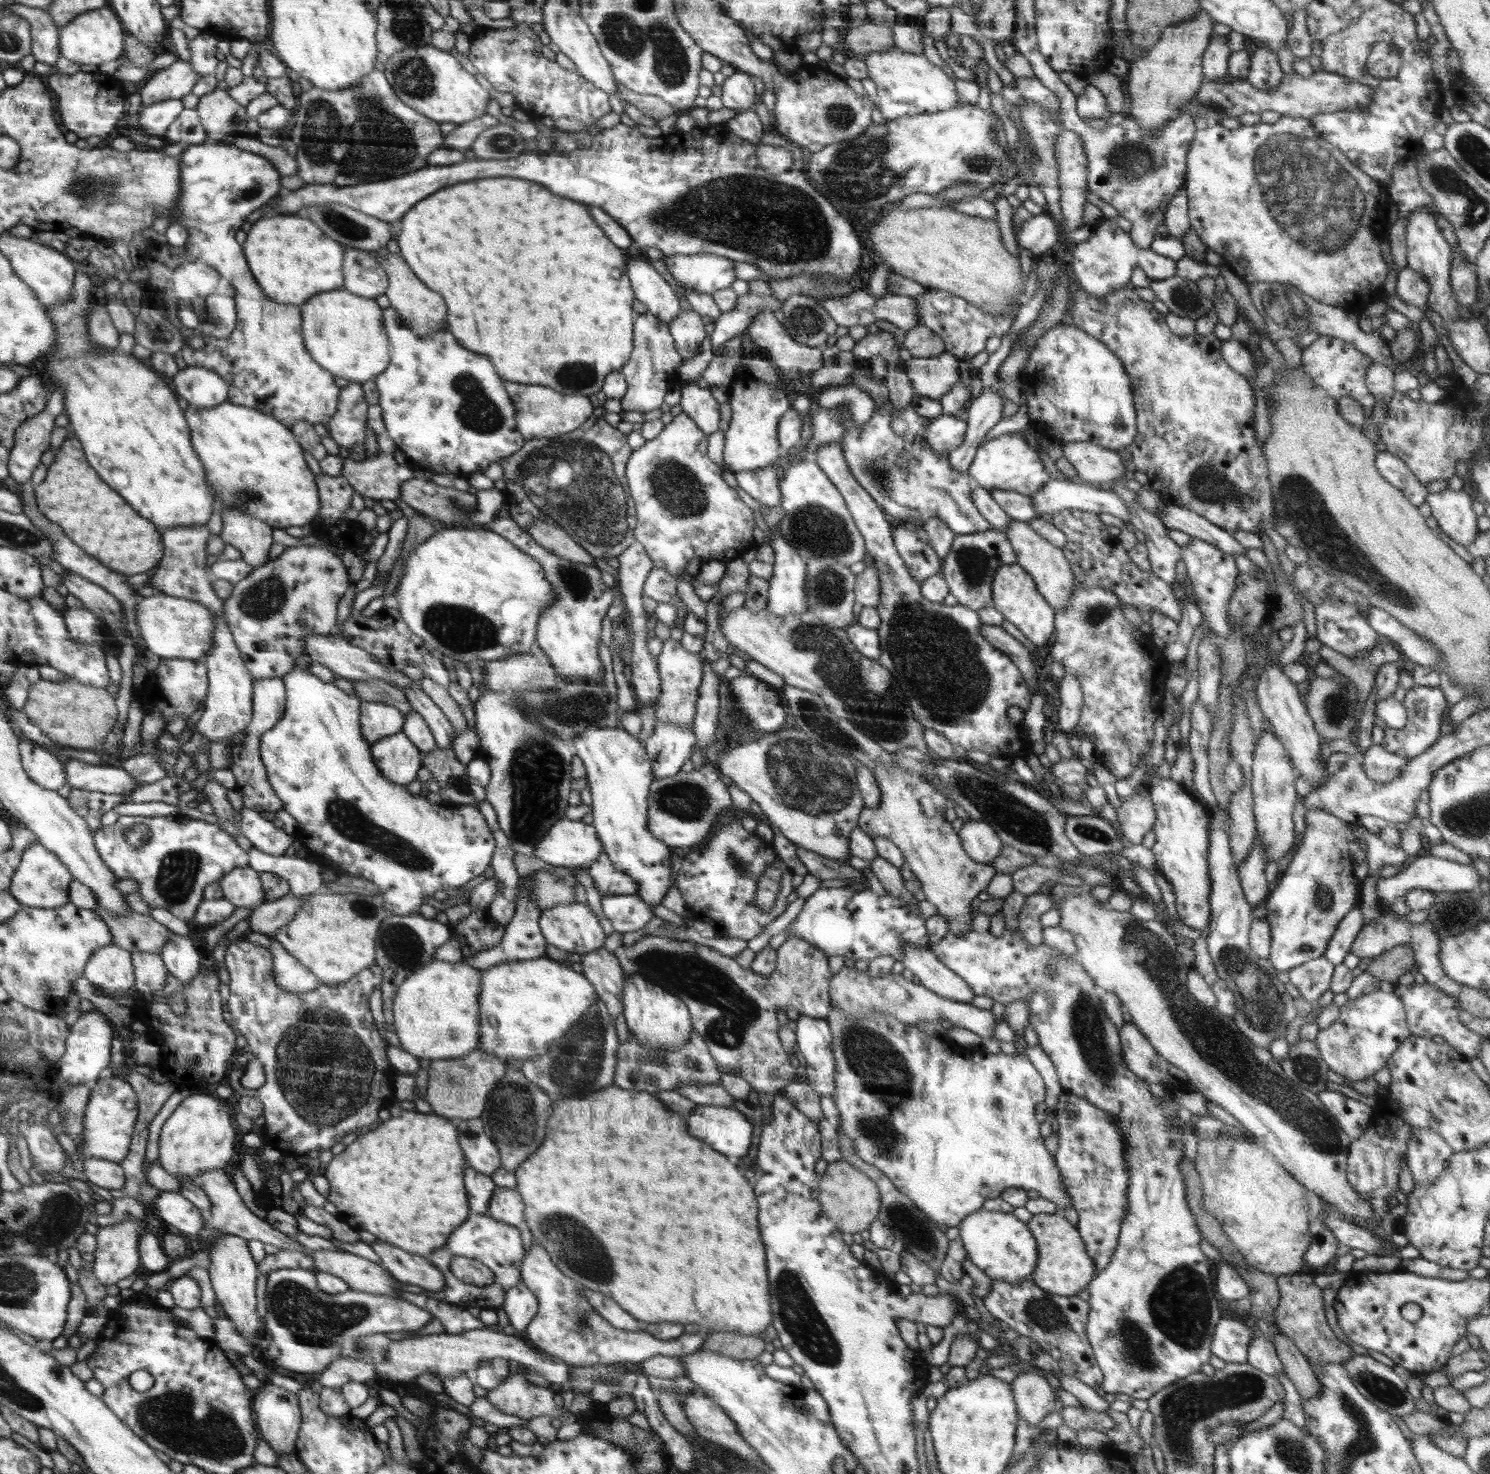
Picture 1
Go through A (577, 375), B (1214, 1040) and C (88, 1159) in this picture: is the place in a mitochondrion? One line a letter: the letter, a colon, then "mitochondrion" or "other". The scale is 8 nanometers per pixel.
A: mitochondrion
B: mitochondrion
C: other

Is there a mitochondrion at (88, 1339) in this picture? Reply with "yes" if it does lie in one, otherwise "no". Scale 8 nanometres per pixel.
no

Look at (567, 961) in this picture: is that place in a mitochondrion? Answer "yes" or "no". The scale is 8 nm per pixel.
no

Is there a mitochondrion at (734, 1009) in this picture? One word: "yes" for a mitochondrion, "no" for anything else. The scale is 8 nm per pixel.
yes

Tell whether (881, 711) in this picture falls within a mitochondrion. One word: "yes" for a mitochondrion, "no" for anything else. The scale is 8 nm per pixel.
yes

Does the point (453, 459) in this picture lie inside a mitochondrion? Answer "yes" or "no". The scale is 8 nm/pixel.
no

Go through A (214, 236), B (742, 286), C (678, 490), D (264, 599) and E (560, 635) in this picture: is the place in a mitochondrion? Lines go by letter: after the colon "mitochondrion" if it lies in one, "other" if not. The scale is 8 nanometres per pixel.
A: other
B: other
C: mitochondrion
D: mitochondrion
E: other

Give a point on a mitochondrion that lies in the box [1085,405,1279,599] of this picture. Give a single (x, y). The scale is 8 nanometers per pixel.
(1207, 484)

